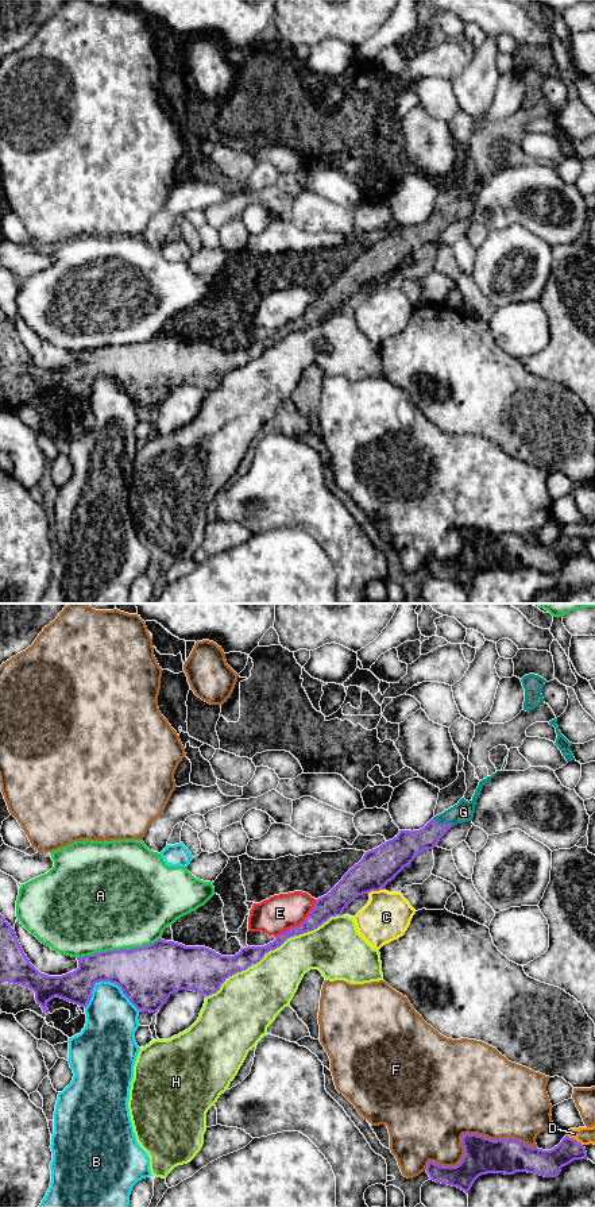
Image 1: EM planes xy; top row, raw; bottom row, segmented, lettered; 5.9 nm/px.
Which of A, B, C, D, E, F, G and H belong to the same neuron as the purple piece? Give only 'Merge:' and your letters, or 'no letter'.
Merge: G

